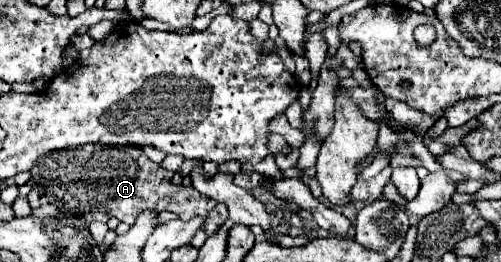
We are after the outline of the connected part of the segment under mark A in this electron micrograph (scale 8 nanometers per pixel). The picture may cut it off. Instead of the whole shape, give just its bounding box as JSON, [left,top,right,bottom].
[30,145,214,225]

